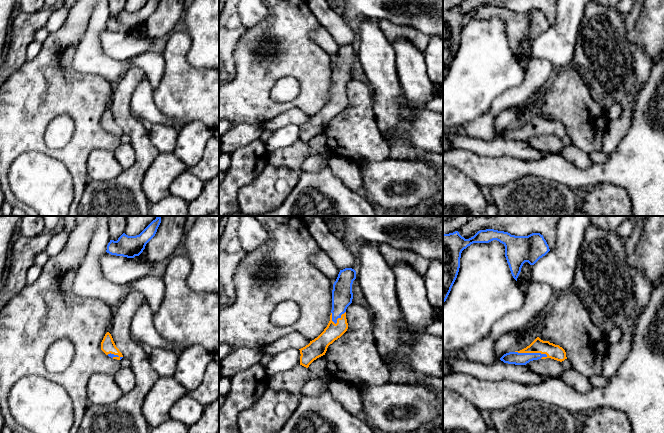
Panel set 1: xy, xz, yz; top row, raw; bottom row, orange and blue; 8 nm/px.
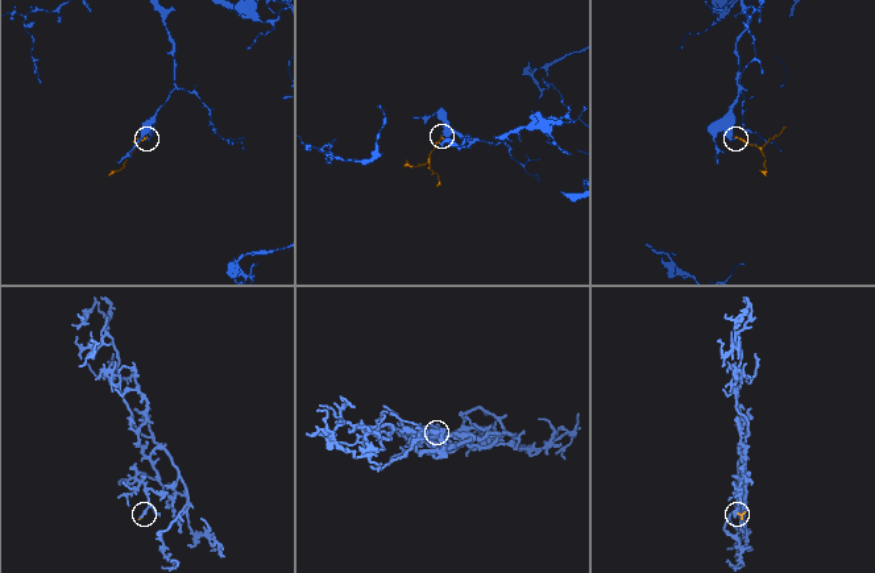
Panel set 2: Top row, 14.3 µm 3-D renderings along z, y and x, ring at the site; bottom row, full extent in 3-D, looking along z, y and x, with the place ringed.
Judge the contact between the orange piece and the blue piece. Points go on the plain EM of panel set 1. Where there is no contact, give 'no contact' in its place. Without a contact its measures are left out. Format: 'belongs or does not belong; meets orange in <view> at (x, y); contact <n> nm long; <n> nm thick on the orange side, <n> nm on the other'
belongs; meets orange in yz at (531, 128); contact 260 nm long; 120 nm thick on the orange side, 100 nm on the other

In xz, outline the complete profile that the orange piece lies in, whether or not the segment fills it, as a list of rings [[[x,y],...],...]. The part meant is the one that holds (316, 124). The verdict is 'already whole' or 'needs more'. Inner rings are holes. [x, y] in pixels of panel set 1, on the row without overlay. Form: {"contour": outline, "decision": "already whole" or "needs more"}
{"contour": [[[352,44],[340,46],[332,66],[330,97],[324,107],[300,126],[300,141],[308,144],[317,134],[325,131],[327,124],[348,105],[346,85],[352,79],[352,60],[356,47]]], "decision": "needs more"}

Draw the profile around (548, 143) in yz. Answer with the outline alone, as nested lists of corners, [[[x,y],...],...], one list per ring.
[[[551,134],[533,136],[527,139],[526,142],[534,149],[556,154],[565,148],[561,138]]]

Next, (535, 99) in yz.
[[[543,87],[537,89],[530,97],[529,99],[517,106],[511,106],[508,109],[513,110],[521,119],[528,111],[530,107],[536,106],[537,108],[540,106],[543,99]]]

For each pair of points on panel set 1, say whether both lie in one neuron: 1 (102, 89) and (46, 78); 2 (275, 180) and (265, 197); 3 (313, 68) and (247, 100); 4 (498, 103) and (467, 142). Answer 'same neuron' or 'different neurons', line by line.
1: same neuron
2: same neuron
3: same neuron
4: different neurons

